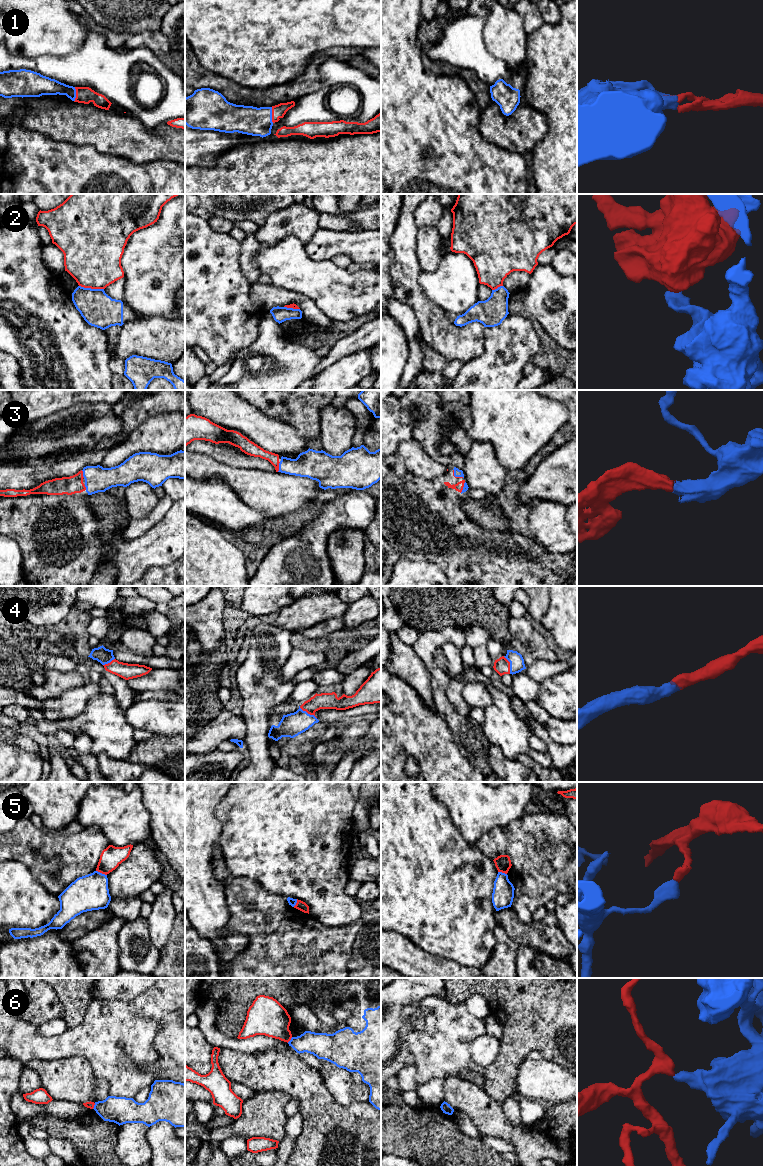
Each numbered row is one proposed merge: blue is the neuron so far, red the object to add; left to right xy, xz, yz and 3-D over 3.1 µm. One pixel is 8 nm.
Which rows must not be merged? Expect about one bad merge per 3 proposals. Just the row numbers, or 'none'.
2, 5, 6

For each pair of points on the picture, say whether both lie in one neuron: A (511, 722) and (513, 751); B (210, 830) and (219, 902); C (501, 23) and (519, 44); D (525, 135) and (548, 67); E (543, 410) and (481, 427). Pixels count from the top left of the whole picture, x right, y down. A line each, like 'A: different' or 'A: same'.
A: same
B: same
C: same
D: different
E: same

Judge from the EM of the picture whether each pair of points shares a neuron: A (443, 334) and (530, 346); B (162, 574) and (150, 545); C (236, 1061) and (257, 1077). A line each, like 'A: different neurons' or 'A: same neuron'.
A: different neurons
B: different neurons
C: same neuron

